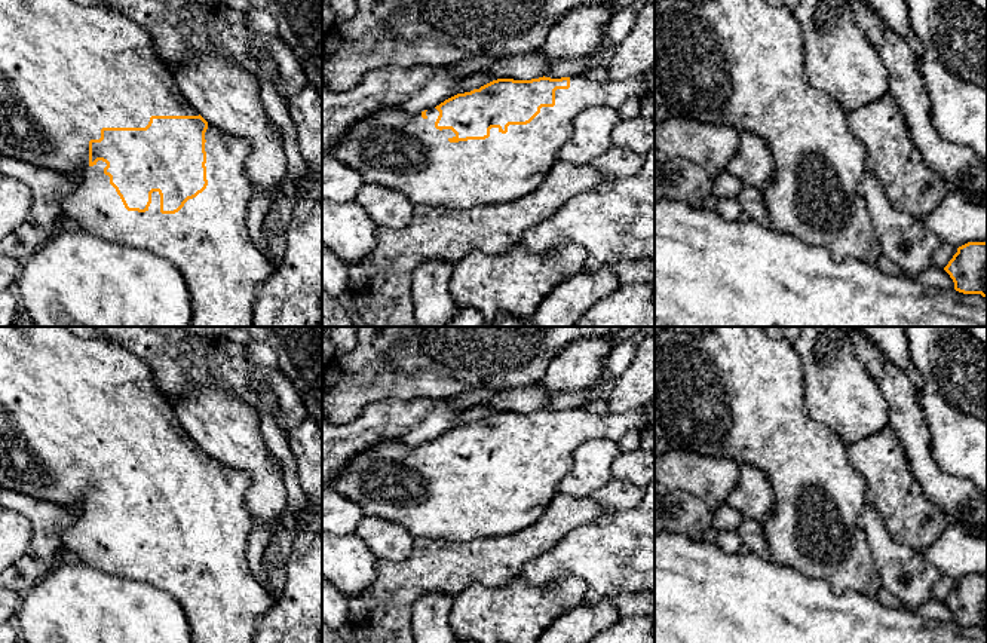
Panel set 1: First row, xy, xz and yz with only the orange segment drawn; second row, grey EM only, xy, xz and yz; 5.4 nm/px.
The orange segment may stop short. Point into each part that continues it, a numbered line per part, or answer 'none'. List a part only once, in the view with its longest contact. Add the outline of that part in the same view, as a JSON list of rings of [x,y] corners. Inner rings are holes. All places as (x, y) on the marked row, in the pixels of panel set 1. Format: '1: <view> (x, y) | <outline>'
1: xy (67, 70) | [[[0,0],[0,154],[16,157],[36,166],[67,175],[79,172],[80,180],[77,187],[62,202],[62,215],[76,220],[80,229],[98,238],[114,244],[140,247],[168,260],[181,273],[190,291],[190,327],[254,327],[254,309],[258,300],[260,287],[273,275],[275,266],[252,244],[246,230],[248,205],[249,199],[254,195],[252,186],[245,172],[245,162],[252,150],[251,144],[246,140],[235,138],[233,135],[226,134],[208,123],[208,129],[205,132],[205,166],[208,186],[196,198],[188,199],[184,206],[175,214],[160,212],[159,192],[151,193],[151,203],[145,212],[128,211],[116,189],[110,184],[110,177],[104,174],[107,163],[98,160],[94,166],[89,165],[89,141],[99,140],[102,128],[145,128],[151,116],[199,116],[199,113],[180,91],[174,74],[165,67],[163,59],[159,55],[151,39],[151,34],[142,25],[107,4],[82,6],[71,0]]]

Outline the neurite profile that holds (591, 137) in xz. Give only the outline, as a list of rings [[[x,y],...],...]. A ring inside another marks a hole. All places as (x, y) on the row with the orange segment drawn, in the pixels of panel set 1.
[[[591,107],[576,116],[568,140],[561,146],[558,159],[573,165],[588,165],[610,151],[613,128],[620,122],[616,108]]]

